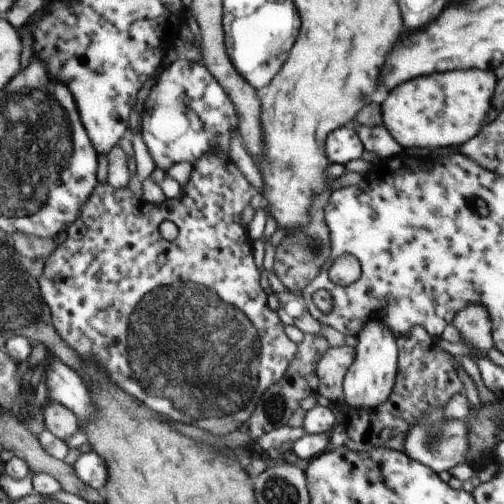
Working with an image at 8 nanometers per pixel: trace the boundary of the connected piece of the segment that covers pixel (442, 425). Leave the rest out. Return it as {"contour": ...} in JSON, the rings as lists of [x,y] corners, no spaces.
{"contour":[[[436,407],[425,412],[408,429],[405,436],[404,452],[416,462],[424,464],[434,472],[448,472],[457,464],[466,463],[471,444],[469,443],[469,431],[471,428],[466,420],[446,418],[444,407]]]}

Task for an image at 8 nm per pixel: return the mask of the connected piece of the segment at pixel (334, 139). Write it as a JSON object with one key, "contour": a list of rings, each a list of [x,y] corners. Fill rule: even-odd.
{"contour":[[[338,128],[328,134],[326,140],[326,158],[330,162],[345,165],[350,160],[358,160],[363,152],[360,137],[352,128]]]}

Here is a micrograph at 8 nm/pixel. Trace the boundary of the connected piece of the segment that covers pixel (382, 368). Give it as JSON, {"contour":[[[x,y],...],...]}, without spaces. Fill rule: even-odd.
{"contour":[[[371,319],[359,334],[350,339],[356,351],[354,362],[343,380],[342,403],[354,411],[374,411],[388,400],[395,387],[398,370],[398,347],[392,329],[379,319]]]}

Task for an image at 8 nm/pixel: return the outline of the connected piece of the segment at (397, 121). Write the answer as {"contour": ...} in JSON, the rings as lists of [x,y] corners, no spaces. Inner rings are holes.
{"contour":[[[454,70],[454,72],[440,72],[440,74],[432,74],[432,76],[420,76],[420,78],[414,78],[414,80],[410,80],[410,82],[402,84],[400,88],[394,88],[394,90],[388,94],[388,98],[382,102],[383,126],[386,127],[386,130],[388,130],[388,132],[392,135],[392,138],[394,138],[394,140],[400,144],[400,146],[403,147],[406,152],[410,152],[410,150],[406,150],[406,148],[416,148],[416,146],[418,146],[418,148],[436,148],[436,146],[438,146],[438,148],[448,148],[448,146],[456,147],[456,144],[464,144],[464,142],[468,142],[468,140],[472,139],[473,136],[476,136],[476,134],[480,132],[480,129],[482,129],[486,124],[485,120],[491,107],[491,100],[495,91],[495,86],[497,85],[497,81],[498,78],[495,75],[495,71],[488,70],[486,70],[486,72],[480,72],[480,70]]]}

